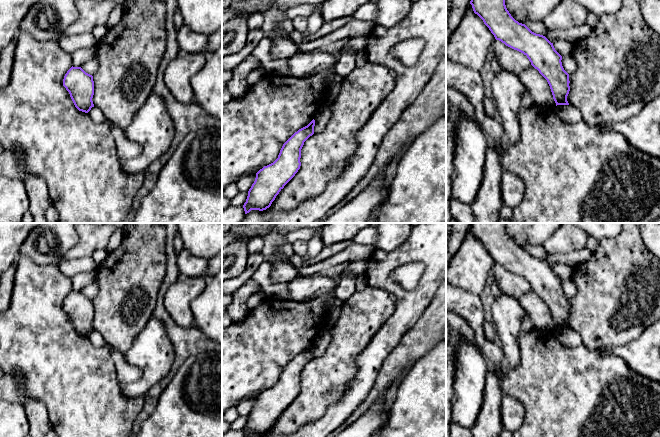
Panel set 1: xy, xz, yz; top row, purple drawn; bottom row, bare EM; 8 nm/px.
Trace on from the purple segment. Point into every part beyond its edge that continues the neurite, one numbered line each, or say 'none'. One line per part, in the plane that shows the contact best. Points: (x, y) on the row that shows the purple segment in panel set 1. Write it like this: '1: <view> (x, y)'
none

